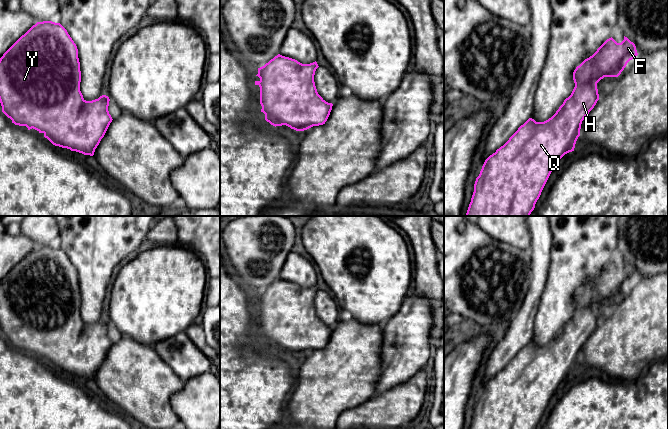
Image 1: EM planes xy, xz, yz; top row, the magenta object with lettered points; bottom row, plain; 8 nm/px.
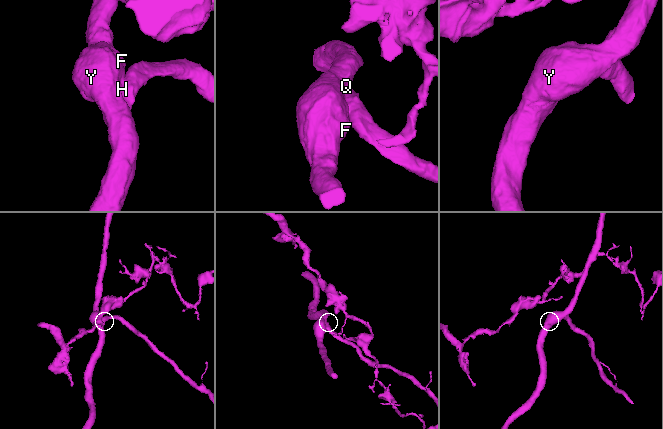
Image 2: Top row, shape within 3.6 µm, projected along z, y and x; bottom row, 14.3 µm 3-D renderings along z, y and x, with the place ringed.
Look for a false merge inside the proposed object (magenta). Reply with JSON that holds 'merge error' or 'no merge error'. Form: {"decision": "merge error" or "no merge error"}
{"decision": "no merge error"}

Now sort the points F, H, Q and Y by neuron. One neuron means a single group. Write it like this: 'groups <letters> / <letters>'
groups F H Q Y

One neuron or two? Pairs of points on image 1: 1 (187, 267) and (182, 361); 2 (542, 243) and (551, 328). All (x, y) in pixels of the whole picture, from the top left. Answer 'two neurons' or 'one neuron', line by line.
1: two neurons
2: two neurons

